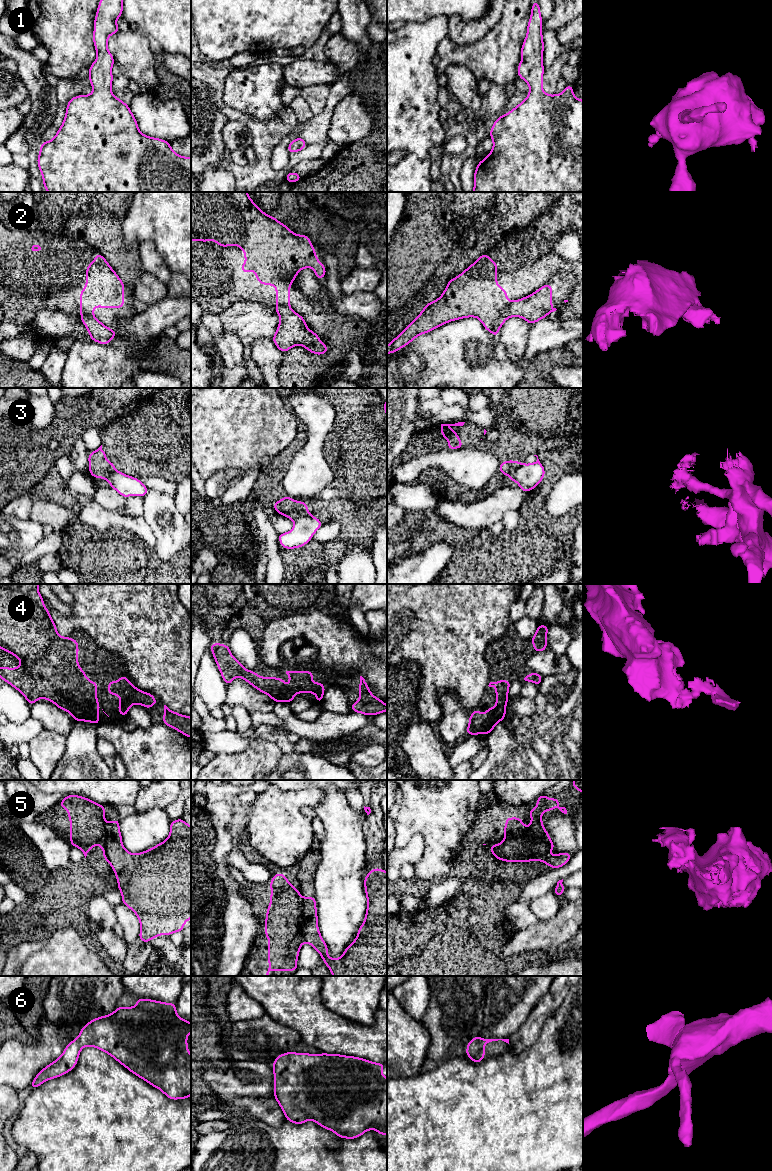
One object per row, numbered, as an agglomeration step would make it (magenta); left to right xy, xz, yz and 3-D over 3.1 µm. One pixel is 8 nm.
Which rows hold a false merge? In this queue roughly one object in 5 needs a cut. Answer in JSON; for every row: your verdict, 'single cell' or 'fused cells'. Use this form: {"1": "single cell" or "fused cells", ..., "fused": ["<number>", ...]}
{"1": "single cell", "2": "fused cells", "3": "fused cells", "4": "single cell", "5": "single cell", "6": "single cell", "fused": ["2", "3"]}

